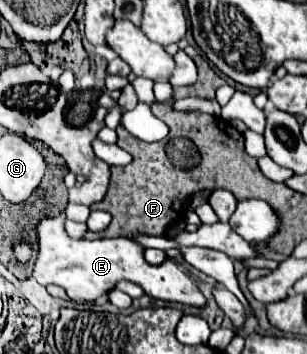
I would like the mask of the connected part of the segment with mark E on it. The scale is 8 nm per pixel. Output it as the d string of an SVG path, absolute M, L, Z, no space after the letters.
M63 213L55 217L43 217L37 223L35 231L39 235L39 257L33 267L35 281L41 285L61 285L73 301L93 301L99 295L115 289L119 281L131 281L153 299L181 303L197 309L203 309L207 305L197 283L173 259L167 257L161 265L149 265L143 259L143 251L135 249L139 243L131 239L71 239L63 227Z

